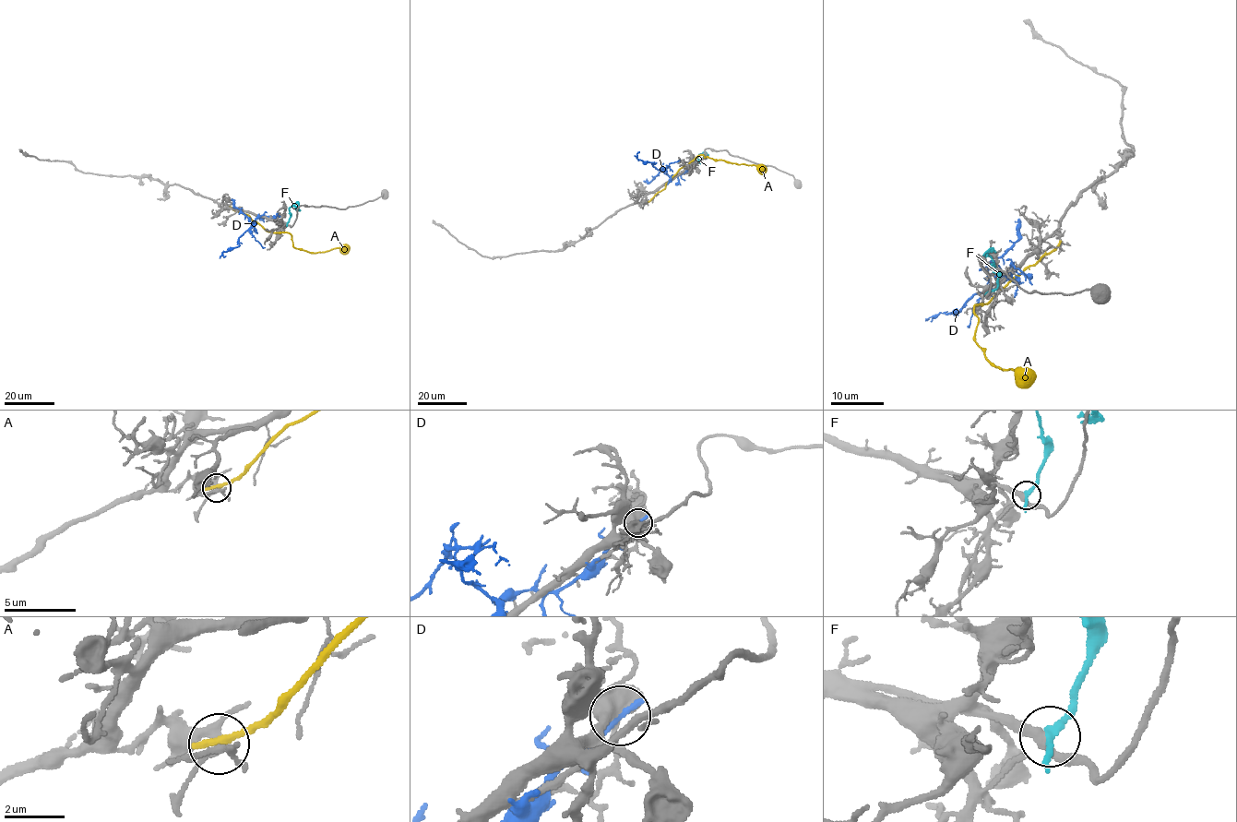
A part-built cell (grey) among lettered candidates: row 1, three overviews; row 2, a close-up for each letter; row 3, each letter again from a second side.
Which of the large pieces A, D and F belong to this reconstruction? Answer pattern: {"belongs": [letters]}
{"belongs": []}

